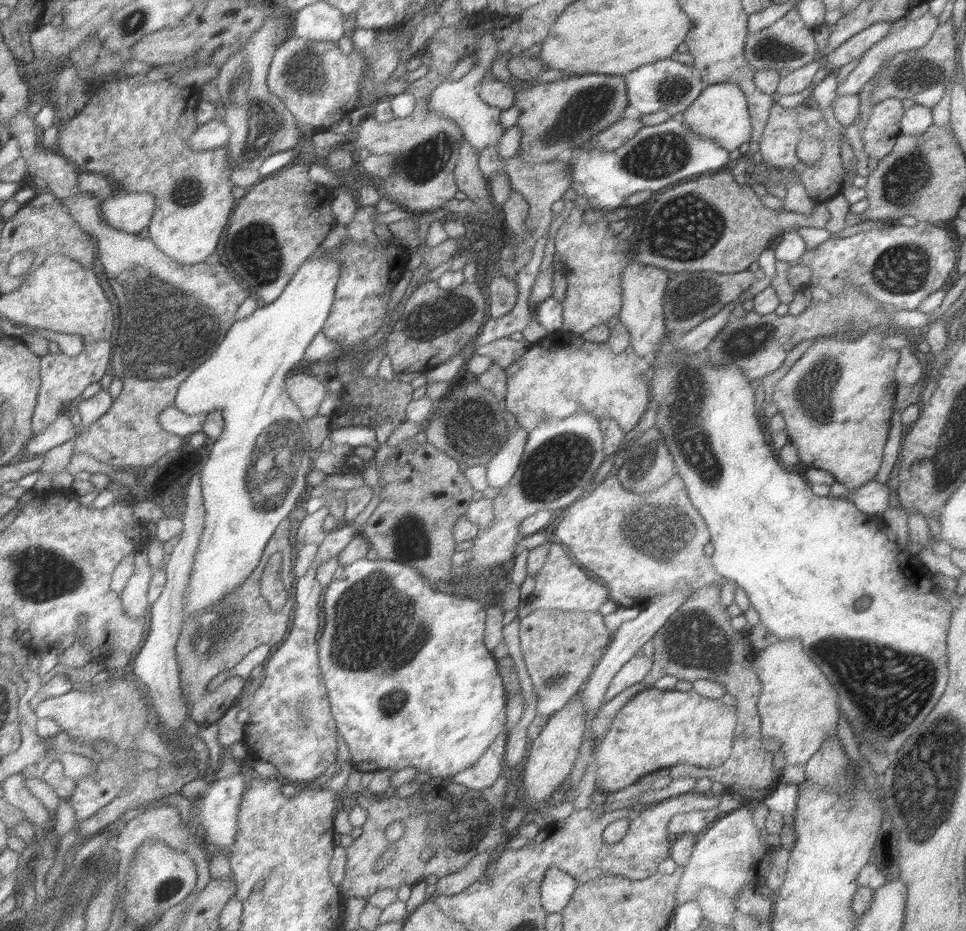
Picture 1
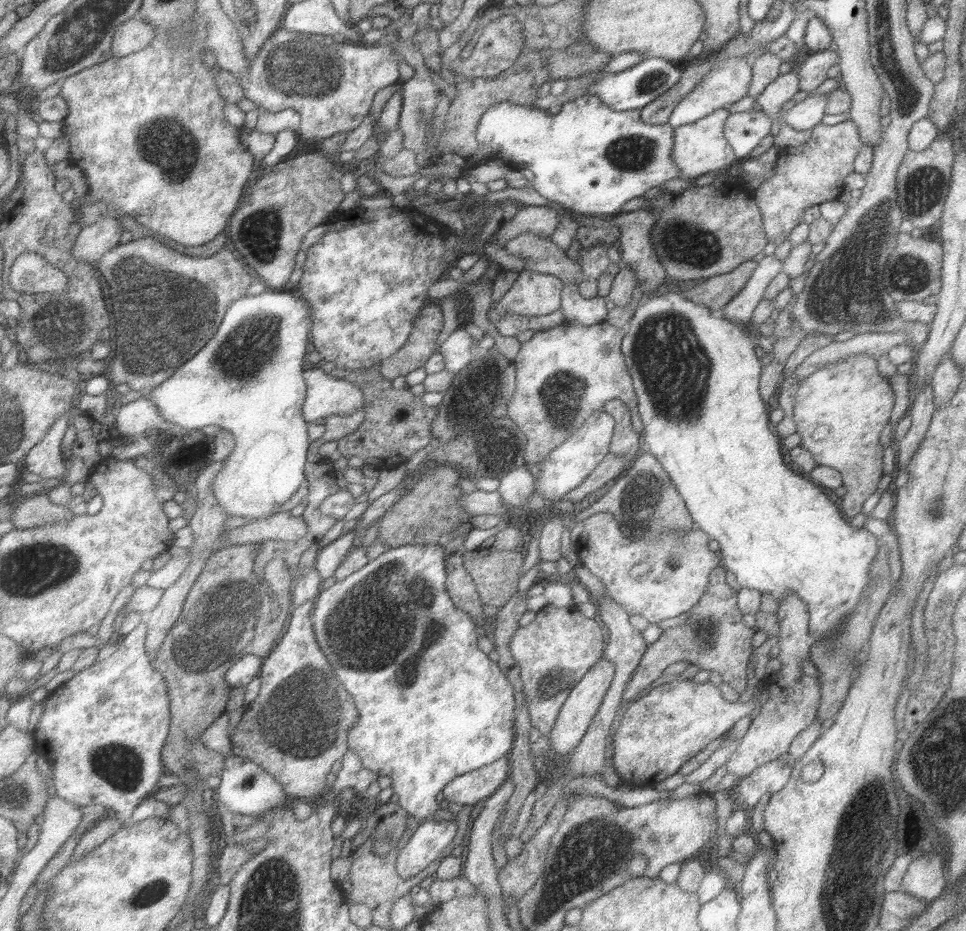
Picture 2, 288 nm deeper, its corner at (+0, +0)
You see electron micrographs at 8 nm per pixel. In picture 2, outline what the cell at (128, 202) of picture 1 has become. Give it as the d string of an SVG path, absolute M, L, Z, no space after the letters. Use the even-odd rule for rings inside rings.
M111 216L87 226L77 238L73 258L81 262L99 264L113 248L119 246L123 232L127 230L121 226L121 220L115 220Z

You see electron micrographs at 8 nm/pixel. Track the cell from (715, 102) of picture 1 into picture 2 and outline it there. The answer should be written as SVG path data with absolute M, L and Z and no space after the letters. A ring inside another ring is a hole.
M719 108L697 122L683 124L673 130L671 158L679 168L679 178L697 178L701 174L725 174L737 166L739 160L735 158L735 152L723 134L723 124L727 116L729 116L729 110Z

